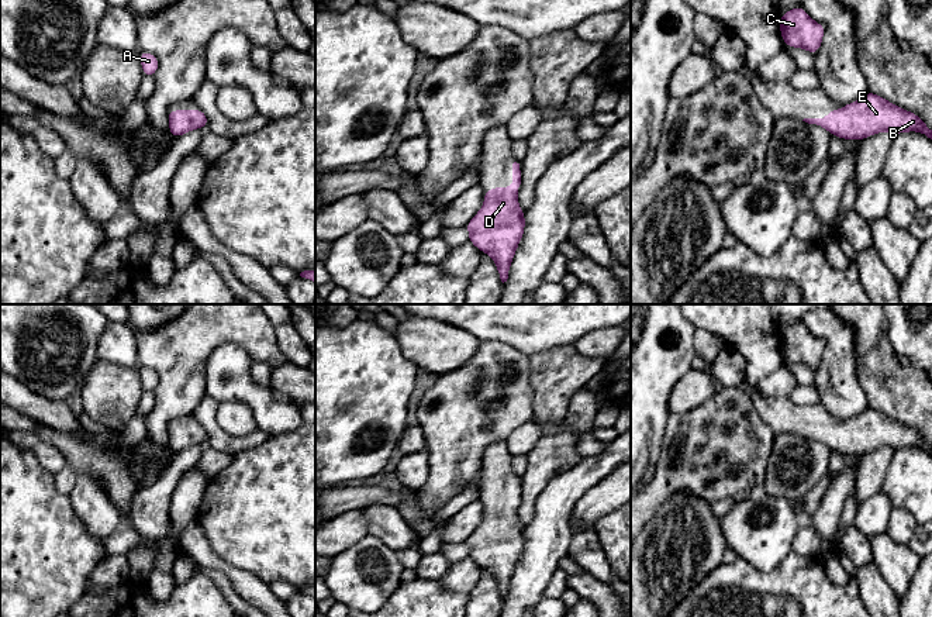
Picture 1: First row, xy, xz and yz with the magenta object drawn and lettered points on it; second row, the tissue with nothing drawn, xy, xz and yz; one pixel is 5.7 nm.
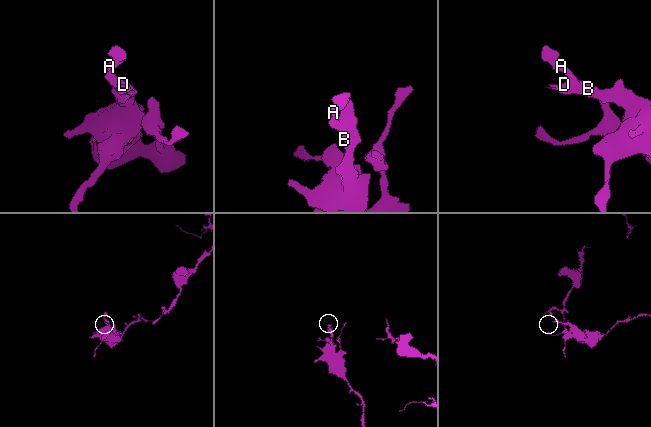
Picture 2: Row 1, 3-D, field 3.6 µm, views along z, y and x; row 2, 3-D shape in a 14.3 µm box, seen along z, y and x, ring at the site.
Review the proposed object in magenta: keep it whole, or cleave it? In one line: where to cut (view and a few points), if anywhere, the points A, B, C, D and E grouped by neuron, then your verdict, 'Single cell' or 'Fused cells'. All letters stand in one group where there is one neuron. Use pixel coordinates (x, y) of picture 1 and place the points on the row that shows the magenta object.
No split. Groups: A B C D E. Single cell

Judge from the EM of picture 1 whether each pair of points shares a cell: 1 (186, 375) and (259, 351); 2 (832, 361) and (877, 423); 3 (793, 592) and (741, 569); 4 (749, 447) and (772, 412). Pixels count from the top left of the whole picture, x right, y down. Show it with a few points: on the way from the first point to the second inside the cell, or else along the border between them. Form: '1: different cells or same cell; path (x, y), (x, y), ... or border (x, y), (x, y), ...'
1: same cell; path (197, 354), (216, 335), (238, 335)
2: different cells; border (867, 406), (858, 414), (844, 420), (834, 416)
3: same cell; path (780, 590), (762, 590), (753, 582)
4: different cells; border (746, 393), (760, 419), (775, 434)

